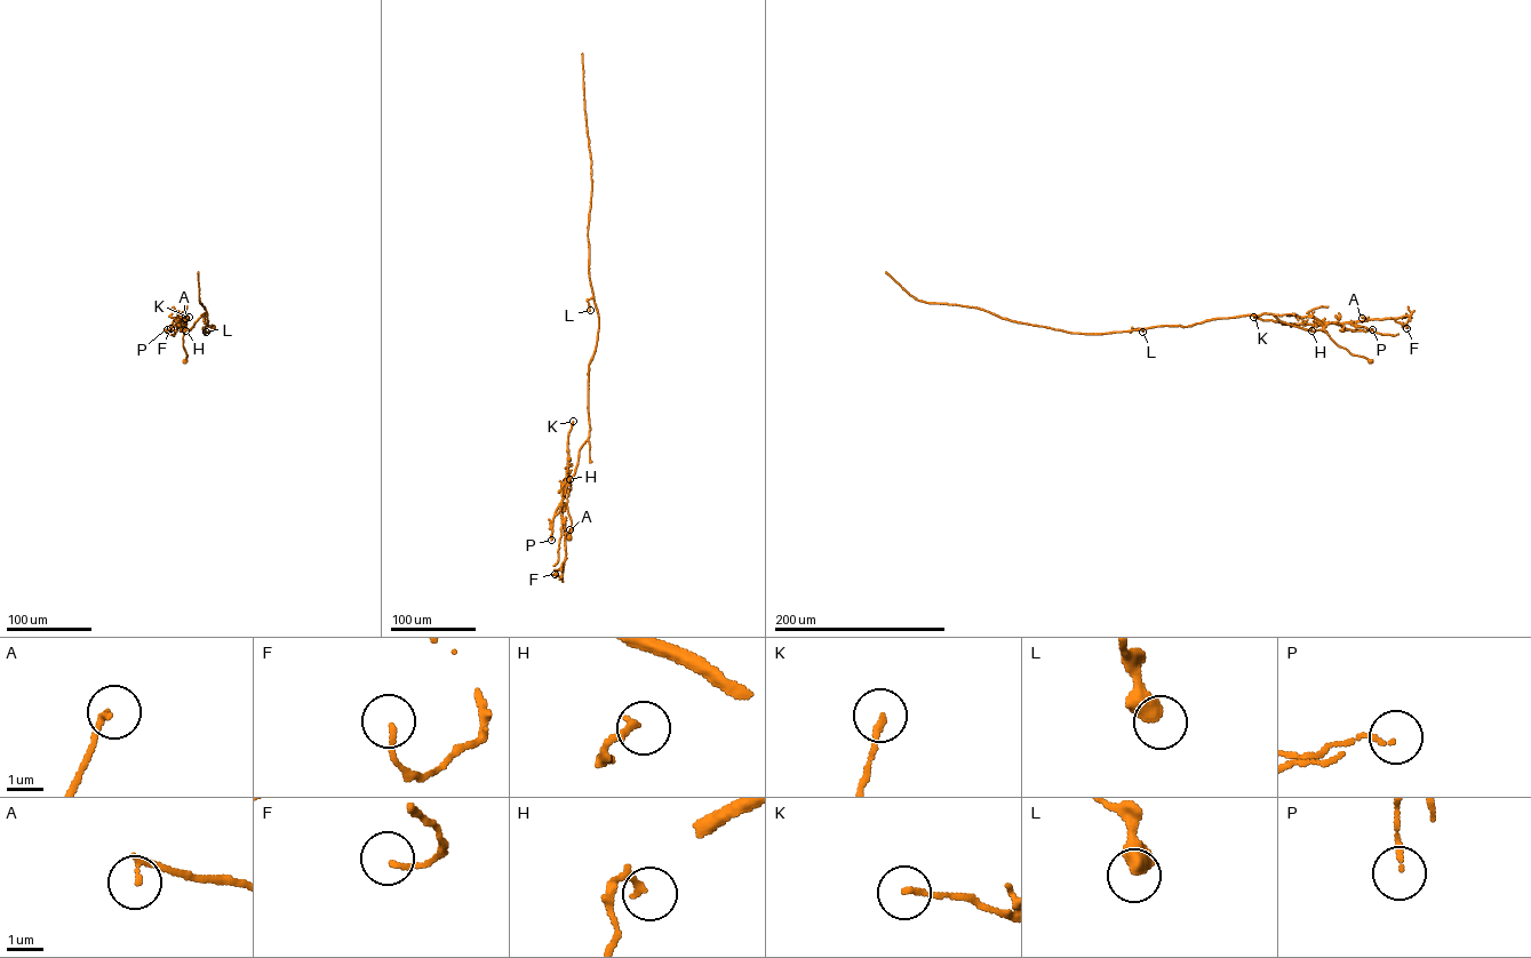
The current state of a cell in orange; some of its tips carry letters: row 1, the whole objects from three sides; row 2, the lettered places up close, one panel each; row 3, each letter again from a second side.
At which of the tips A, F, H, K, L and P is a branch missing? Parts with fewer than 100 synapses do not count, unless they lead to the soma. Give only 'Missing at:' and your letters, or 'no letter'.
Missing at: no letter

